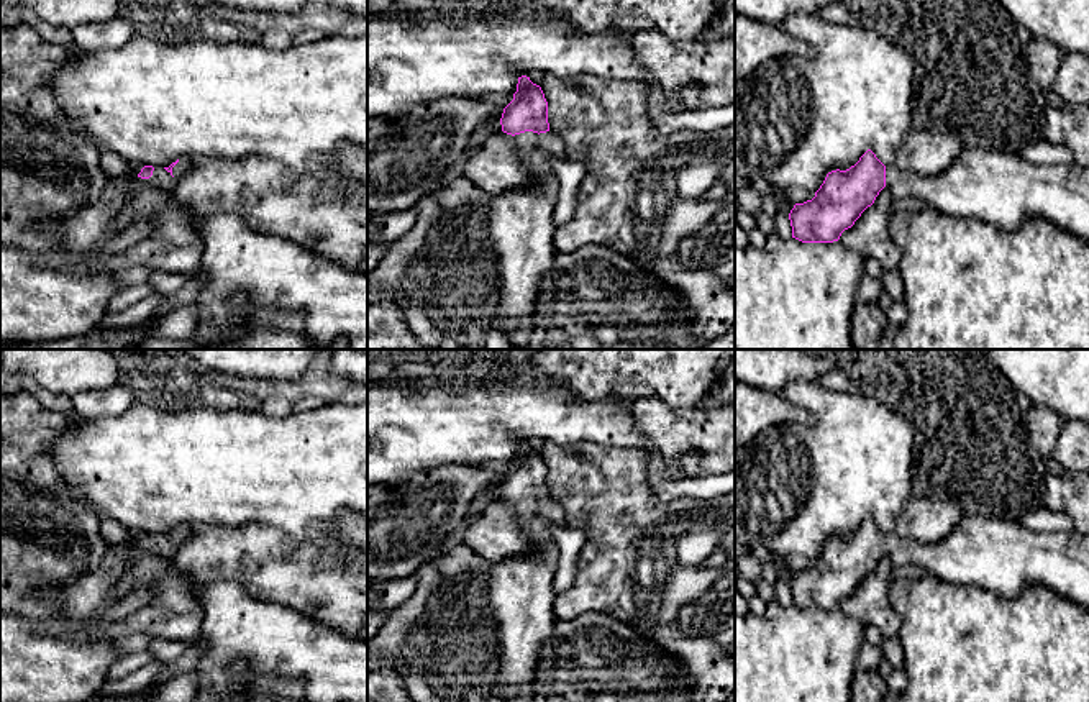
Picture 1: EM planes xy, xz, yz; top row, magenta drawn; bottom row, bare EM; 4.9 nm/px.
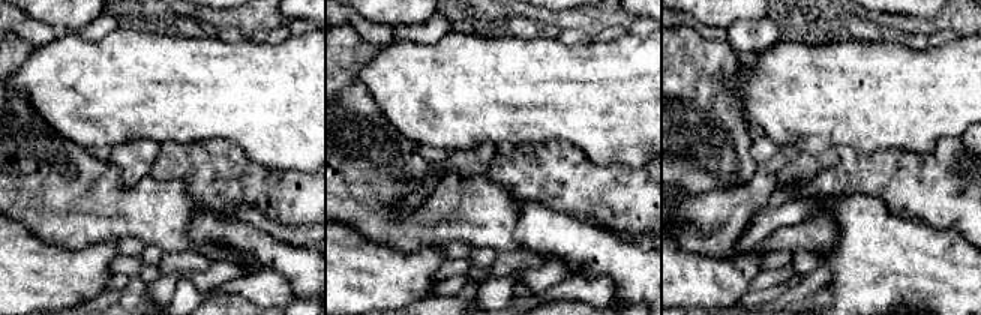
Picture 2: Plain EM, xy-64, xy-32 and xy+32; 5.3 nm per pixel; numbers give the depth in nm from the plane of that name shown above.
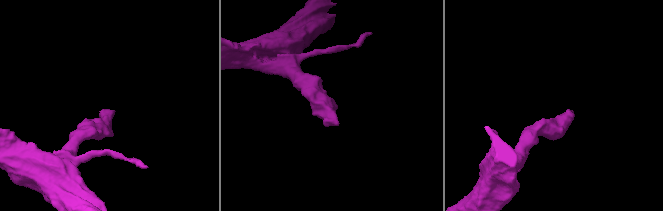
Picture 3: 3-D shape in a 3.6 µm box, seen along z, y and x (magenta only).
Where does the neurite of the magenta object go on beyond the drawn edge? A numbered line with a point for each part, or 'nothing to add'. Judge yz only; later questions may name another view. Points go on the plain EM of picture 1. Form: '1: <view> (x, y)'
1: yz (1002, 556)

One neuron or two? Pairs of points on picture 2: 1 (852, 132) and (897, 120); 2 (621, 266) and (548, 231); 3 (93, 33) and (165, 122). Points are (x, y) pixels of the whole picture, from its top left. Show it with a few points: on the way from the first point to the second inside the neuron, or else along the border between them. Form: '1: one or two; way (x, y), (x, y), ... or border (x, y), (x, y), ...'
1: one; way (863, 122), (887, 120)
2: one; way (603, 252), (584, 248), (566, 237)
3: two; border (117, 27), (98, 39), (63, 35)

